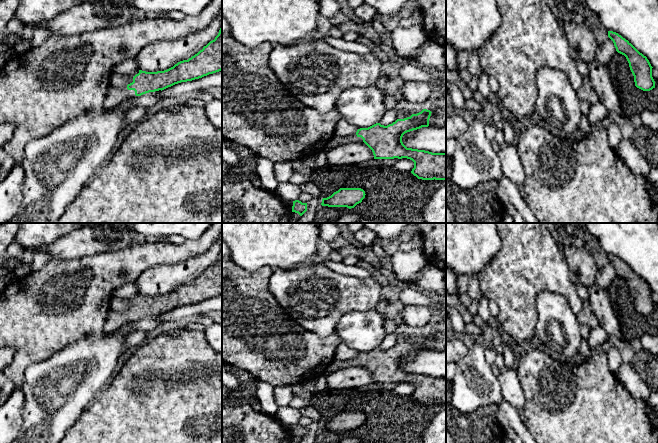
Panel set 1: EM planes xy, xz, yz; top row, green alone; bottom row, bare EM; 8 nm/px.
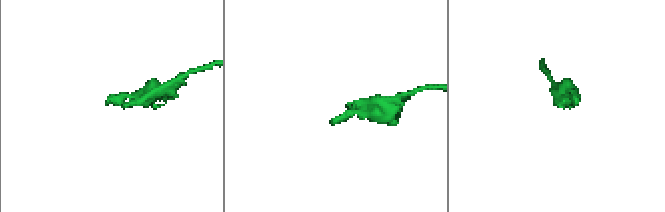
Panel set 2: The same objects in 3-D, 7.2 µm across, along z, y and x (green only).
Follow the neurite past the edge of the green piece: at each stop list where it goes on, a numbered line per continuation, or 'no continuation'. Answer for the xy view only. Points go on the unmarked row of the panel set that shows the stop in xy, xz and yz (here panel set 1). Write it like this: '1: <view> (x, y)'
1: xy (129, 291)

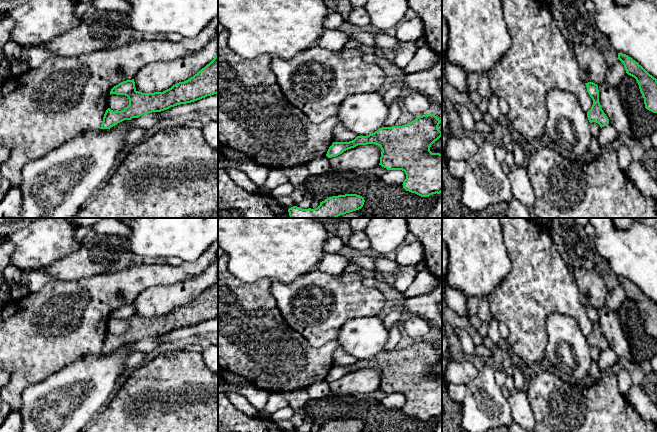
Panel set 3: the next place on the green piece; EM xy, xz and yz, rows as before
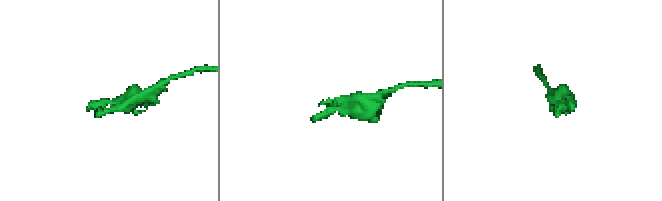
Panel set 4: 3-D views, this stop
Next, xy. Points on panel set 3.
no continuation

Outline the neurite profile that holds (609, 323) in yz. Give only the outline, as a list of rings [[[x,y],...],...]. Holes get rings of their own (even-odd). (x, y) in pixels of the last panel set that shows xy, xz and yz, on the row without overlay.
[[[603,306],[598,308],[598,314],[599,326],[602,334],[609,343],[609,348],[611,348],[619,358],[624,358],[634,363],[629,343],[625,338],[617,312]]]

